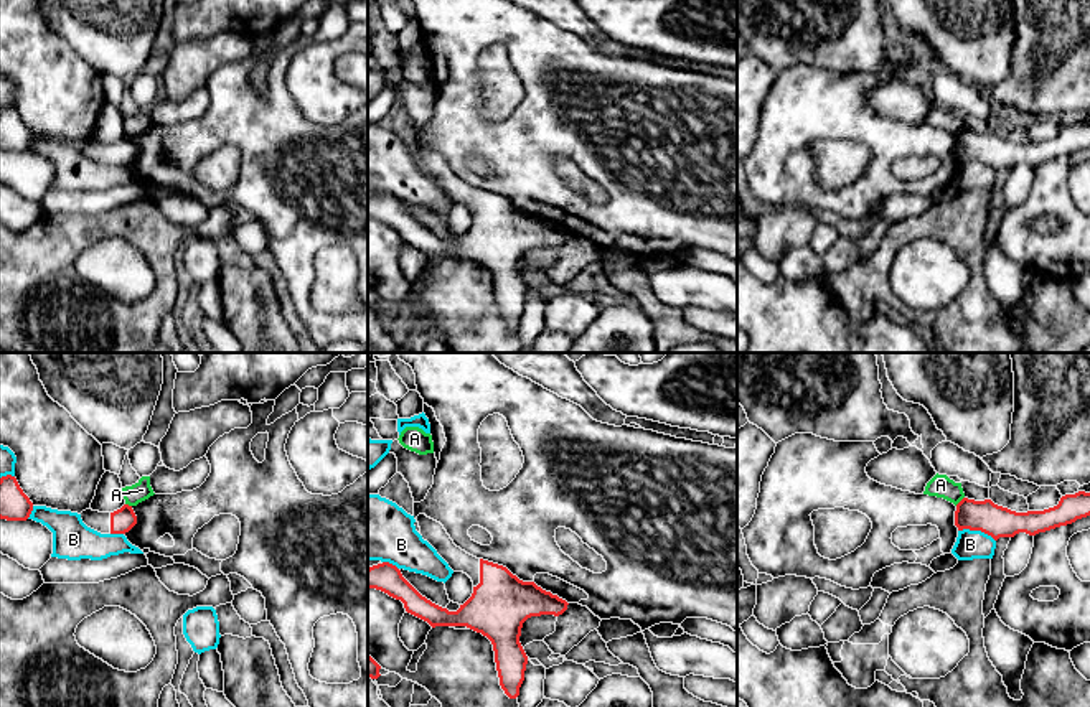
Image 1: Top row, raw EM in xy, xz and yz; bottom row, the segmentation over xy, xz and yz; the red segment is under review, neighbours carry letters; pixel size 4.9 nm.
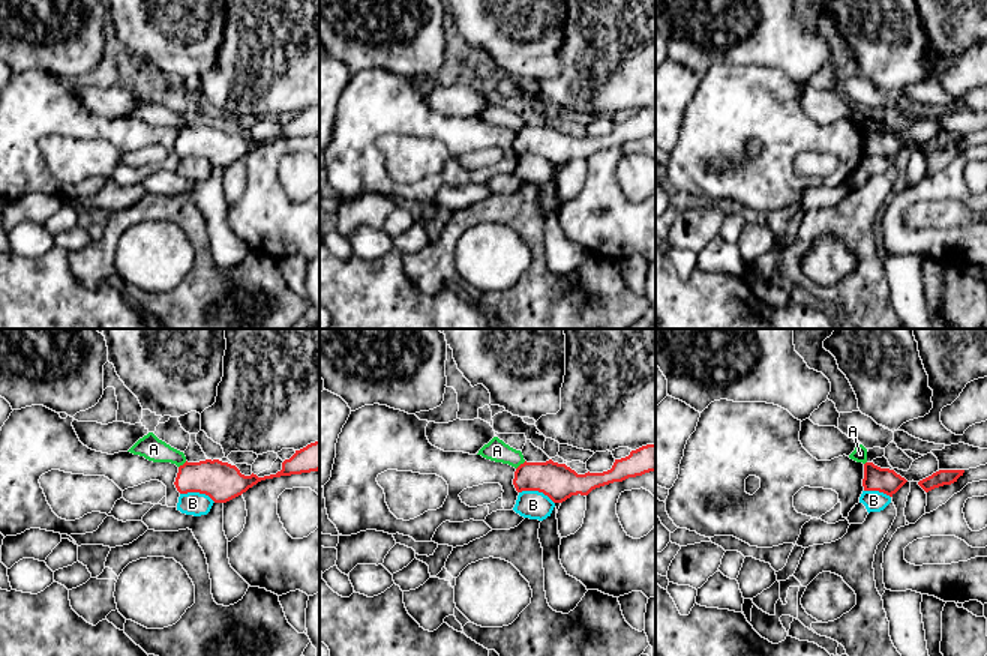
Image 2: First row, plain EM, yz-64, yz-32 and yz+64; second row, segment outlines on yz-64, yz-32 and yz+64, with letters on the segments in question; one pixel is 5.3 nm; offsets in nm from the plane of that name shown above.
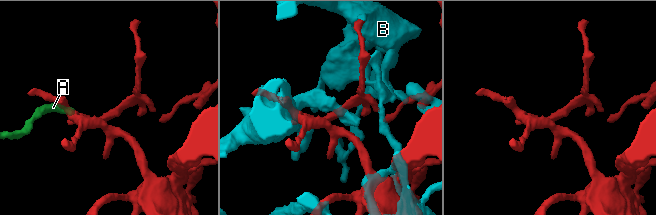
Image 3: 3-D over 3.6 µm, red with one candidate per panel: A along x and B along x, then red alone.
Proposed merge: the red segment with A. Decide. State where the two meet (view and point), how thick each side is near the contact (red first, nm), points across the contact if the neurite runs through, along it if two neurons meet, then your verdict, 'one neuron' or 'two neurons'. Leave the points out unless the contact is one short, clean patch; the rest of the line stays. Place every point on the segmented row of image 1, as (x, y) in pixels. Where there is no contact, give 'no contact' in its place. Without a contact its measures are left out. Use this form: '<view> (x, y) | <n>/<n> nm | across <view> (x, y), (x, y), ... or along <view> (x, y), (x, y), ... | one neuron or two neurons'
yz (960, 501) | 160/110 nm | along yz (963, 496), (955, 505) | two neurons

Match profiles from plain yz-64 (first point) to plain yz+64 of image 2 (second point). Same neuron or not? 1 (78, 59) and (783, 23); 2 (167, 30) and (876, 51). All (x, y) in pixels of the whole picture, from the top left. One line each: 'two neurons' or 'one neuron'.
1: one neuron
2: one neuron

